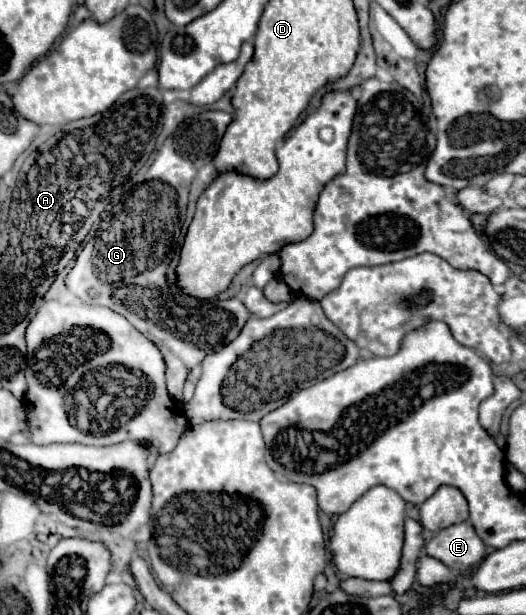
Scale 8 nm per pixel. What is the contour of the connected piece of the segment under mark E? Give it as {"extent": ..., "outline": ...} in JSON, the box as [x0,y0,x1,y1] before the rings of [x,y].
{"extent":[423,522,485,572],"outline":[[[459,522],[443,528],[425,544],[423,550],[427,556],[441,560],[447,568],[457,572],[473,568],[485,556],[485,544],[471,522]]]}

